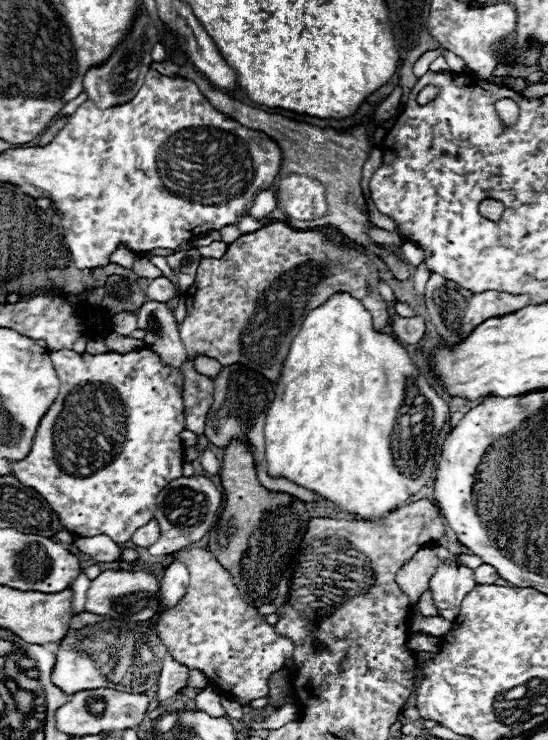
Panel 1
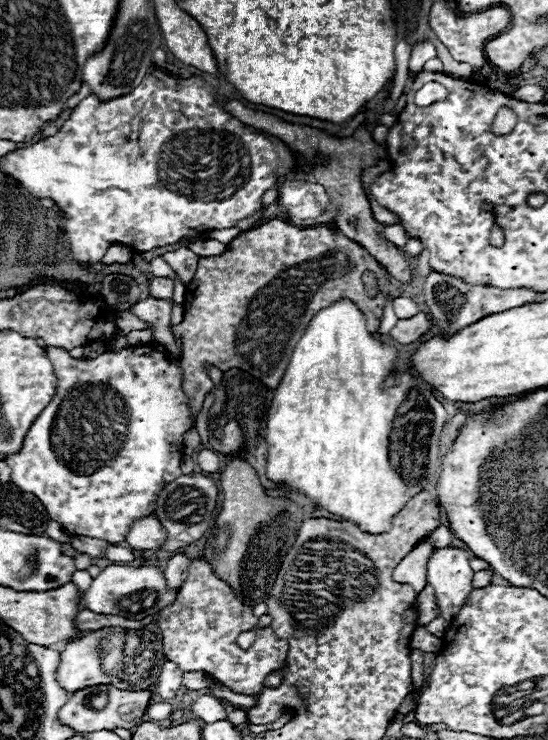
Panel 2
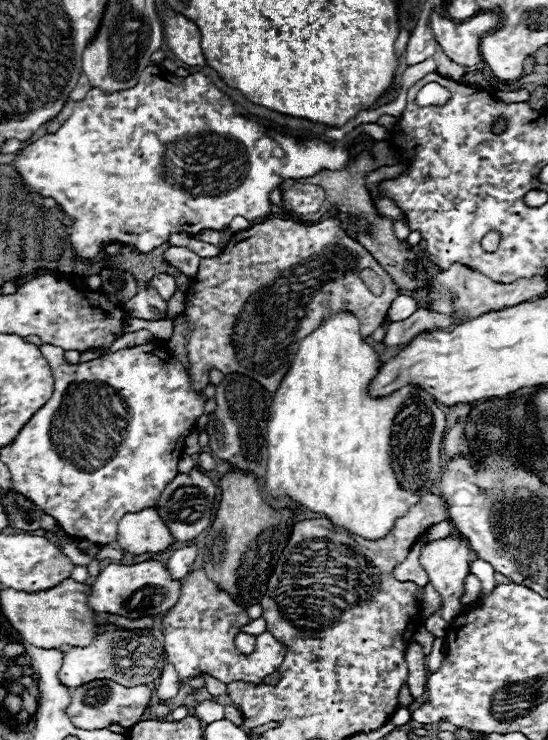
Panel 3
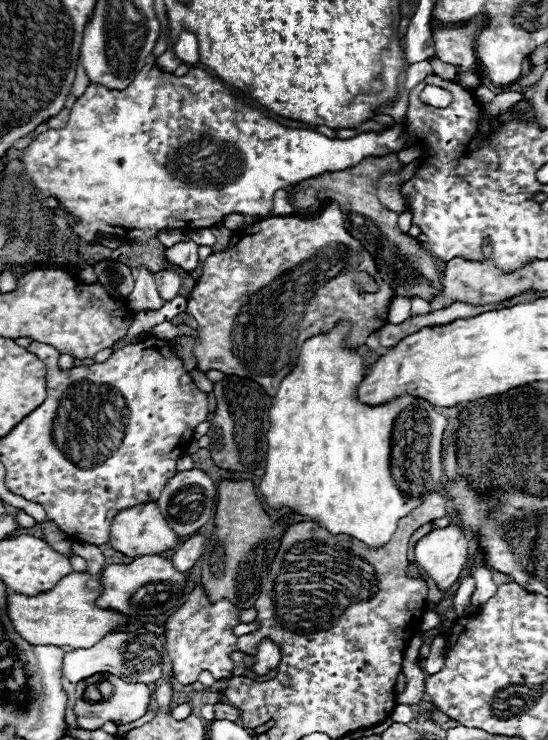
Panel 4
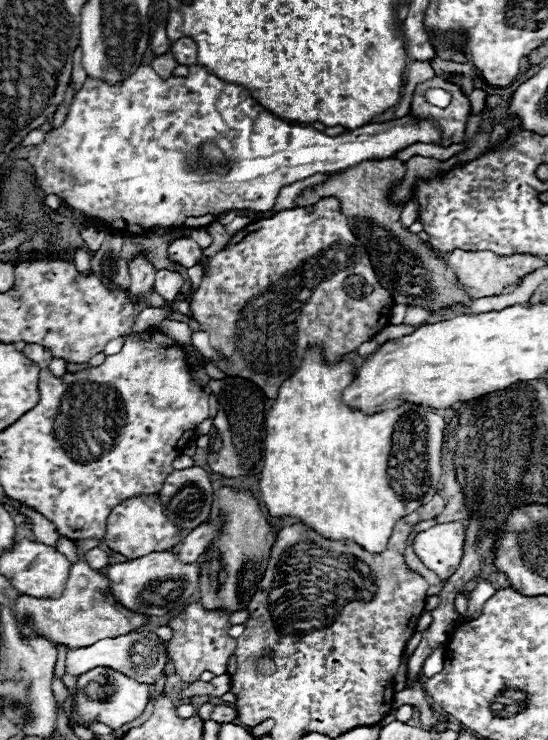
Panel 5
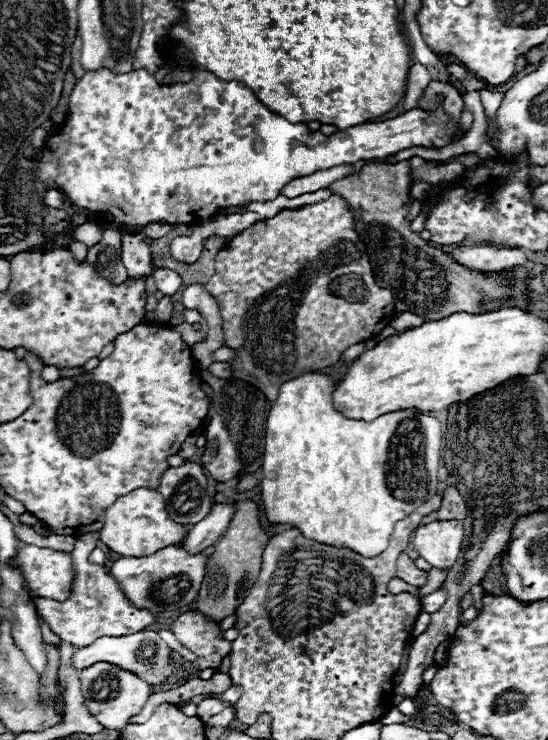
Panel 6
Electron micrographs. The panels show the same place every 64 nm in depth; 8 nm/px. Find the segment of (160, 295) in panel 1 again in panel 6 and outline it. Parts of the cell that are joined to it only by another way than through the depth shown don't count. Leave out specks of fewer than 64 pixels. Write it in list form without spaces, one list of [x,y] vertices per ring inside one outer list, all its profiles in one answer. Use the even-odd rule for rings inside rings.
[[[158,268],[154,272],[154,280],[156,280],[156,286],[158,290],[164,294],[164,296],[172,296],[180,290],[182,286],[182,278],[178,272],[172,272],[168,268]]]

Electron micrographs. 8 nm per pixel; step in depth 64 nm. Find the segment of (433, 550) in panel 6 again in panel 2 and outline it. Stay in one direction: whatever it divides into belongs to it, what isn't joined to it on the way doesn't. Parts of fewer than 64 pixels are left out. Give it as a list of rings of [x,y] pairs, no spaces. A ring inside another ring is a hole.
[[[436,548],[428,562],[428,584],[434,588],[440,616],[452,620],[472,592],[474,570],[458,548]]]

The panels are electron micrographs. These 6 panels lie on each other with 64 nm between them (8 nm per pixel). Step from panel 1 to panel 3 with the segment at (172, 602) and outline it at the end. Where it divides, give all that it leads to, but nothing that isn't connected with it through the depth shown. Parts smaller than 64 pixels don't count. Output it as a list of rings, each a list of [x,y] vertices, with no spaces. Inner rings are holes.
[[[194,544],[174,550],[174,554],[166,562],[166,568],[170,568],[170,576],[174,576],[174,580],[182,580],[190,572],[196,556],[198,556],[198,550]]]

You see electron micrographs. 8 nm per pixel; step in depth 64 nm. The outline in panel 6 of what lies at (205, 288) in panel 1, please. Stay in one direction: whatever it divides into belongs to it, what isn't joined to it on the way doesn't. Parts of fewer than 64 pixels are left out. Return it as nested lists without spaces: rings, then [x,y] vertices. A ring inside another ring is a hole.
[[[332,194],[318,204],[298,210],[282,210],[274,218],[252,224],[236,234],[226,244],[228,248],[220,250],[214,258],[216,274],[204,284],[204,288],[218,304],[224,346],[236,348],[232,374],[260,388],[268,400],[276,400],[280,386],[304,370],[322,370],[336,364],[348,346],[370,340],[394,318],[394,298],[384,288],[378,288],[366,248],[360,248],[362,240],[356,236],[352,224],[354,212],[348,210],[348,204],[340,196]],[[342,274],[362,274],[370,298],[366,302],[346,302],[336,296],[330,286]]]

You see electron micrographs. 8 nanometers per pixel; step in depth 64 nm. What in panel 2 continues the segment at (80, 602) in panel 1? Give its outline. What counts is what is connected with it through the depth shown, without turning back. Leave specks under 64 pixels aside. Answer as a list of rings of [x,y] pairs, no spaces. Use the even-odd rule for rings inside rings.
[[[78,570],[78,572],[74,572],[74,576],[72,576],[72,582],[78,586],[80,594],[83,595],[84,591],[88,589],[88,586],[90,586],[92,578],[90,578],[90,574],[88,574],[86,570]]]

